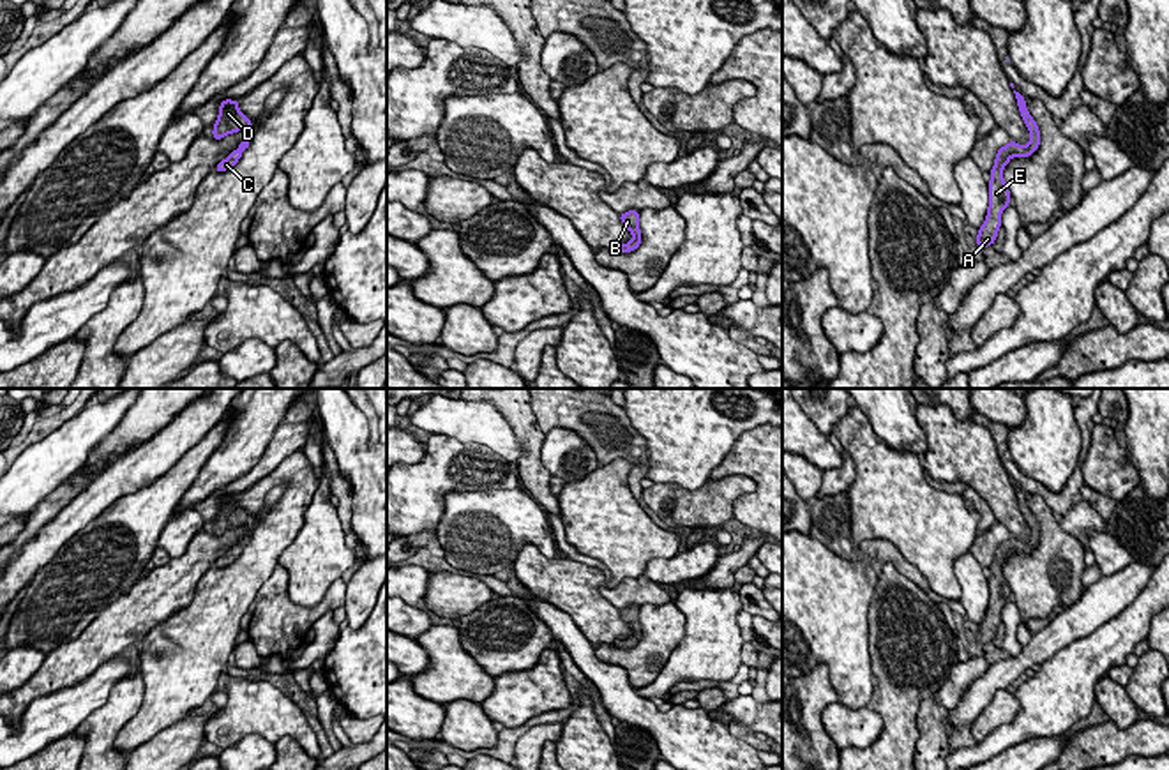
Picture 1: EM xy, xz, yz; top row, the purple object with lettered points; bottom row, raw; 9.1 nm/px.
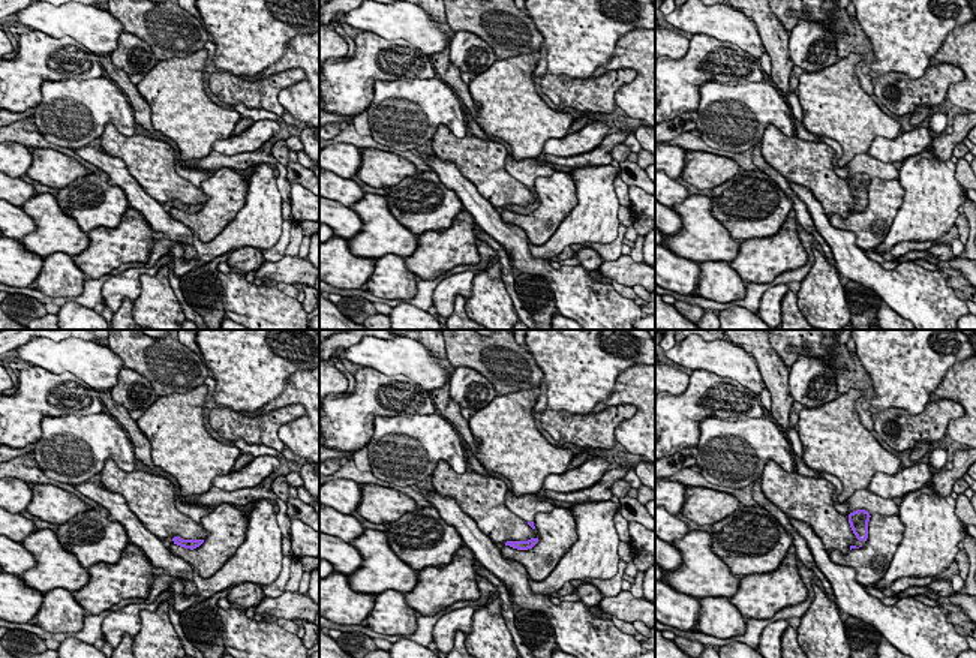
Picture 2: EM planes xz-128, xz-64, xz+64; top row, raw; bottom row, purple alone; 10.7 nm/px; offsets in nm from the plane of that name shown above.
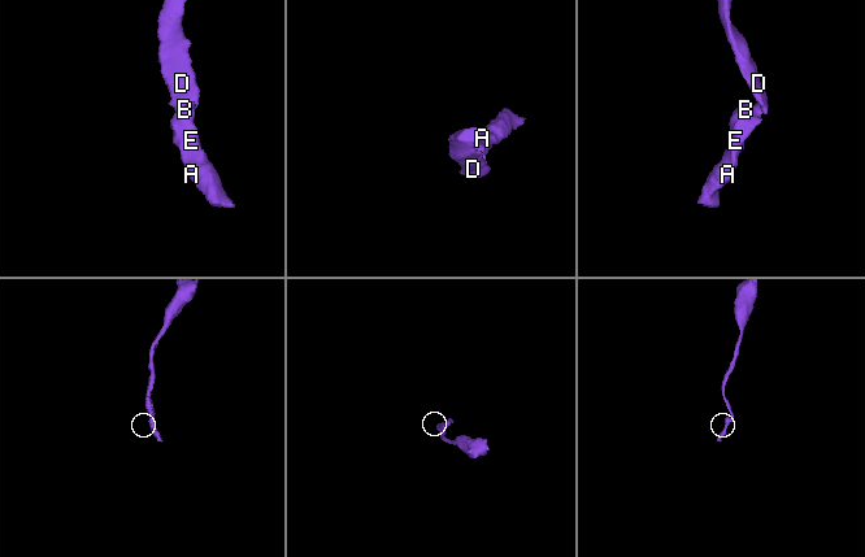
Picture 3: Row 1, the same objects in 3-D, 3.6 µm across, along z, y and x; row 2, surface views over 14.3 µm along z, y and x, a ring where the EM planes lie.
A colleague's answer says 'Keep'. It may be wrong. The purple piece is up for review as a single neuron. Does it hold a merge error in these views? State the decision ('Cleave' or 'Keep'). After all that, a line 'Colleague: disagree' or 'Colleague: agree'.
Keep
Colleague: agree

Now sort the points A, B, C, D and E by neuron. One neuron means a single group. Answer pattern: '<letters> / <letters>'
A B C D E

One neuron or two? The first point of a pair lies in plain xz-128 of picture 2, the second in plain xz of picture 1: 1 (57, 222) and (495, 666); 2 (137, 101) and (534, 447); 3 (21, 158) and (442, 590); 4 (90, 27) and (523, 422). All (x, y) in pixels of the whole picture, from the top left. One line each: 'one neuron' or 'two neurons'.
1: two neurons
2: one neuron
3: two neurons
4: two neurons

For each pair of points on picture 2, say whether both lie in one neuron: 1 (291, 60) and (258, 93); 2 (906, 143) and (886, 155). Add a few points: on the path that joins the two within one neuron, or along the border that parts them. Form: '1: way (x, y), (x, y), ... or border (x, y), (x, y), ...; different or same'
1: border (303, 69), (284, 69), (263, 78), (246, 80); different
2: way (901, 147), (891, 150); same

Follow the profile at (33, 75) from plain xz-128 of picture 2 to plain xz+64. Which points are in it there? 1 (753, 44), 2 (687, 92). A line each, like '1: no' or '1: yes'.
1: no
2: yes

